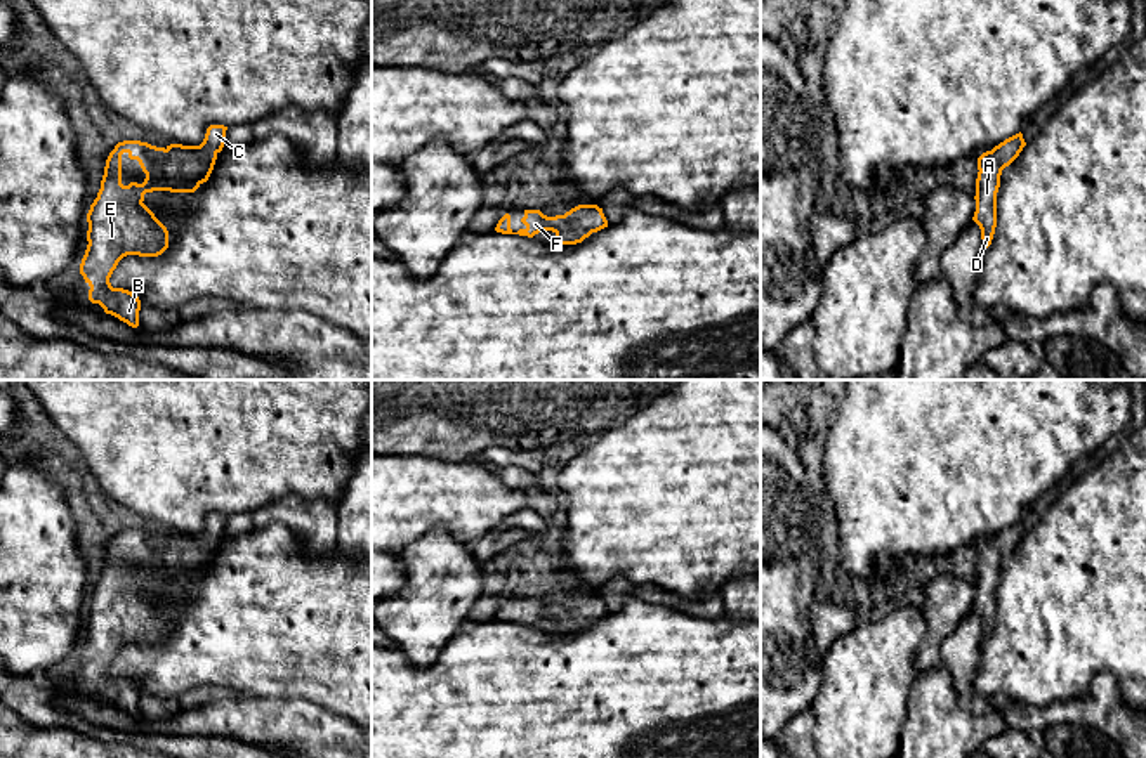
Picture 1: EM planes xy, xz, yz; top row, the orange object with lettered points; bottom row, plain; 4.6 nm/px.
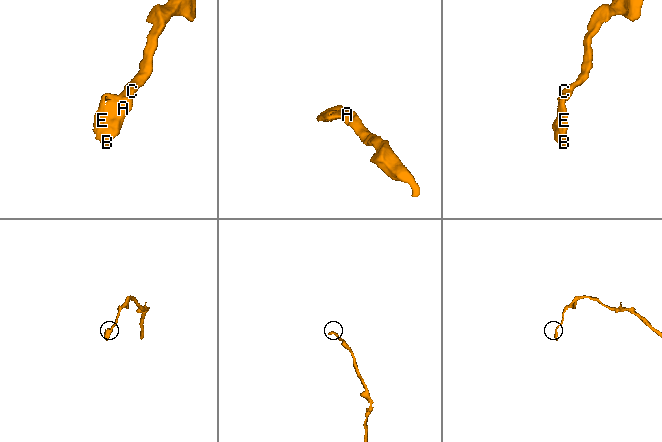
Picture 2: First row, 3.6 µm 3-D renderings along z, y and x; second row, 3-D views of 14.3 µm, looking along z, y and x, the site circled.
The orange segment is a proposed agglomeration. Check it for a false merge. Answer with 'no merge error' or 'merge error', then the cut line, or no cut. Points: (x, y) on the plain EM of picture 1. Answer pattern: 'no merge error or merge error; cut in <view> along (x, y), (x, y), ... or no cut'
no merge error; no cut

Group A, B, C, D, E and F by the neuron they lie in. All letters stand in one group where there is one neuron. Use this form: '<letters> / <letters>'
A B C D E F

